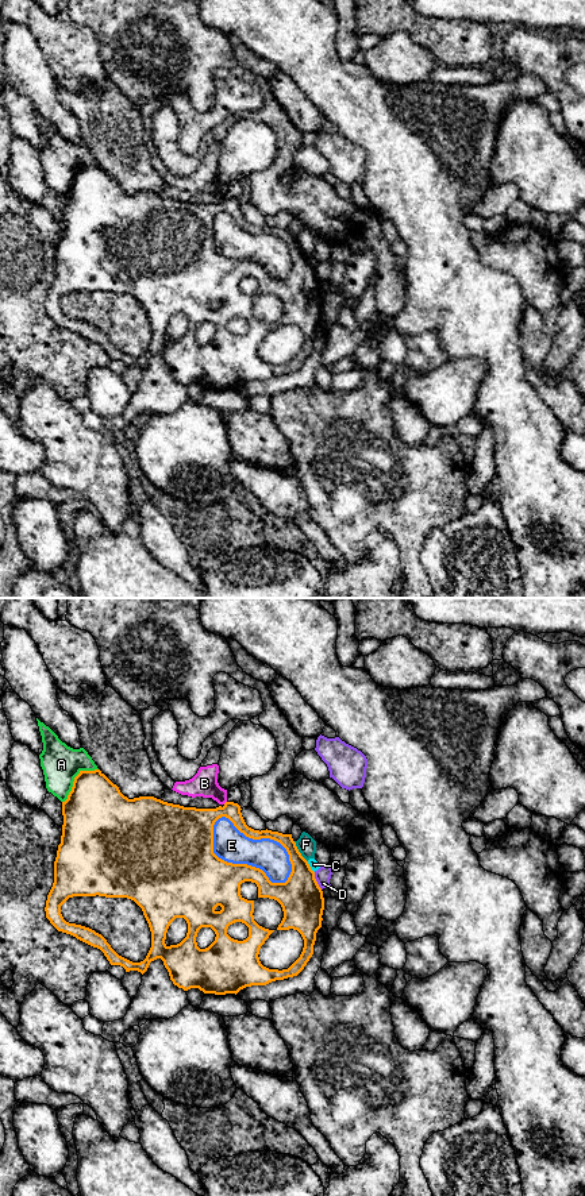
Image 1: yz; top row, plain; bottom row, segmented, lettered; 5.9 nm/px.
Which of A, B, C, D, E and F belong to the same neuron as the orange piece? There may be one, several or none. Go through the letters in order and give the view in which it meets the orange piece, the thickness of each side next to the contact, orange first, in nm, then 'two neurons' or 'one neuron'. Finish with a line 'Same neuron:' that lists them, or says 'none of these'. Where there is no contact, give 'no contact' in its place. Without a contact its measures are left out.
A: meets orange in yz; 400 nm thick on the orange side, 220 nm on the other; two neurons
B: no contact; two neurons
C: meets orange in yz; 260 nm thick on the orange side, 60 nm on the other; two neurons
D: meets orange in yz; 260 nm thick on the orange side, 90 nm on the other; two neurons
E: meets orange in yz; 360 nm thick on the orange side, 200 nm on the other; two neurons
F: meets orange in yz; 240 nm thick on the orange side, 110 nm on the other; two neurons
Same neuron: none of these

